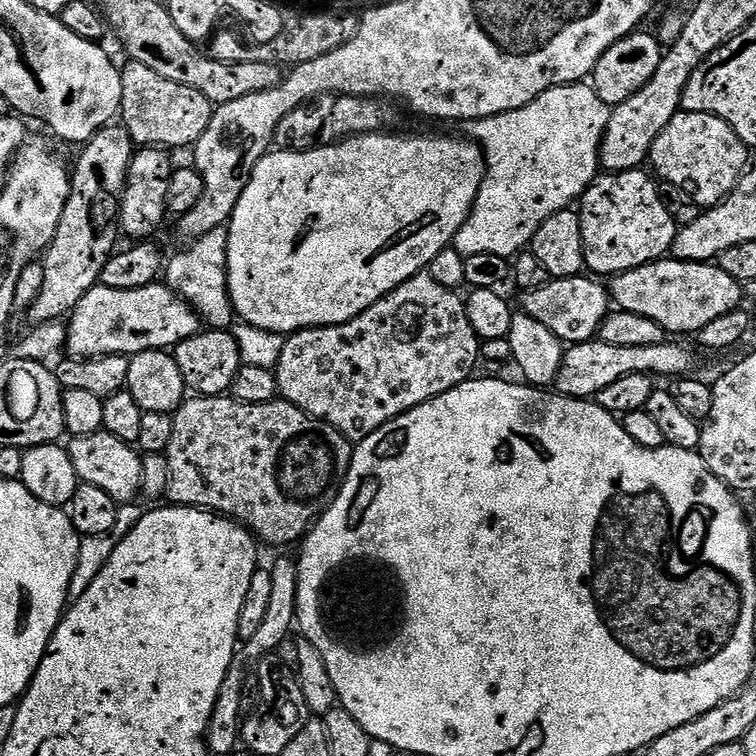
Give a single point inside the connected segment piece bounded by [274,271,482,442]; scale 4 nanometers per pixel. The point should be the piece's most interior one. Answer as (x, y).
(410, 347)

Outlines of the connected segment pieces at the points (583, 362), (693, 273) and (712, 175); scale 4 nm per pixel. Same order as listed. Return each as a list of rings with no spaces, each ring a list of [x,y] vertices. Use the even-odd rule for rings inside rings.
[[[593,338],[565,347],[562,366],[556,375],[555,391],[574,400],[595,398],[606,386],[626,374],[651,374],[653,377],[668,376],[679,378],[687,376],[692,369],[692,352],[680,344],[665,342],[658,346],[610,346],[599,338]]]
[[[661,258],[629,272],[619,273],[610,280],[610,300],[619,311],[650,318],[668,334],[700,332],[702,326],[714,322],[714,318],[737,311],[741,307],[740,298],[742,286],[739,282],[712,262]]]
[[[681,110],[672,119],[670,126],[666,126],[666,130],[662,130],[662,134],[658,134],[658,138],[654,138],[650,165],[652,164],[653,168],[651,168],[651,171],[664,184],[678,186],[699,208],[707,210],[714,207],[715,204],[722,203],[735,190],[736,183],[744,175],[750,163],[748,152],[750,152],[749,145],[744,144],[742,138],[738,138],[738,134],[734,134],[731,126],[722,122],[722,118],[705,112]]]

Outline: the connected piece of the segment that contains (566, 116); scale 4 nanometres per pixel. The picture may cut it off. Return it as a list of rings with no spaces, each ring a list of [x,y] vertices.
[[[591,83],[563,84],[546,90],[534,102],[518,110],[494,114],[471,125],[484,154],[484,177],[466,222],[458,230],[454,247],[465,258],[474,254],[498,254],[515,258],[531,245],[534,234],[550,214],[571,209],[601,171],[600,143],[610,122],[612,108],[592,89]]]

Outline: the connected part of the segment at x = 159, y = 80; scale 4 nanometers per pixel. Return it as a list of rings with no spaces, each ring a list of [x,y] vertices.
[[[137,60],[125,65],[120,68],[122,102],[118,116],[123,128],[130,134],[133,145],[165,150],[191,149],[196,145],[198,138],[206,134],[206,126],[210,126],[214,111],[206,94],[198,94],[198,90],[190,90],[190,86],[178,86],[178,82],[170,82],[170,78],[154,74],[150,66],[142,66],[142,62]]]

